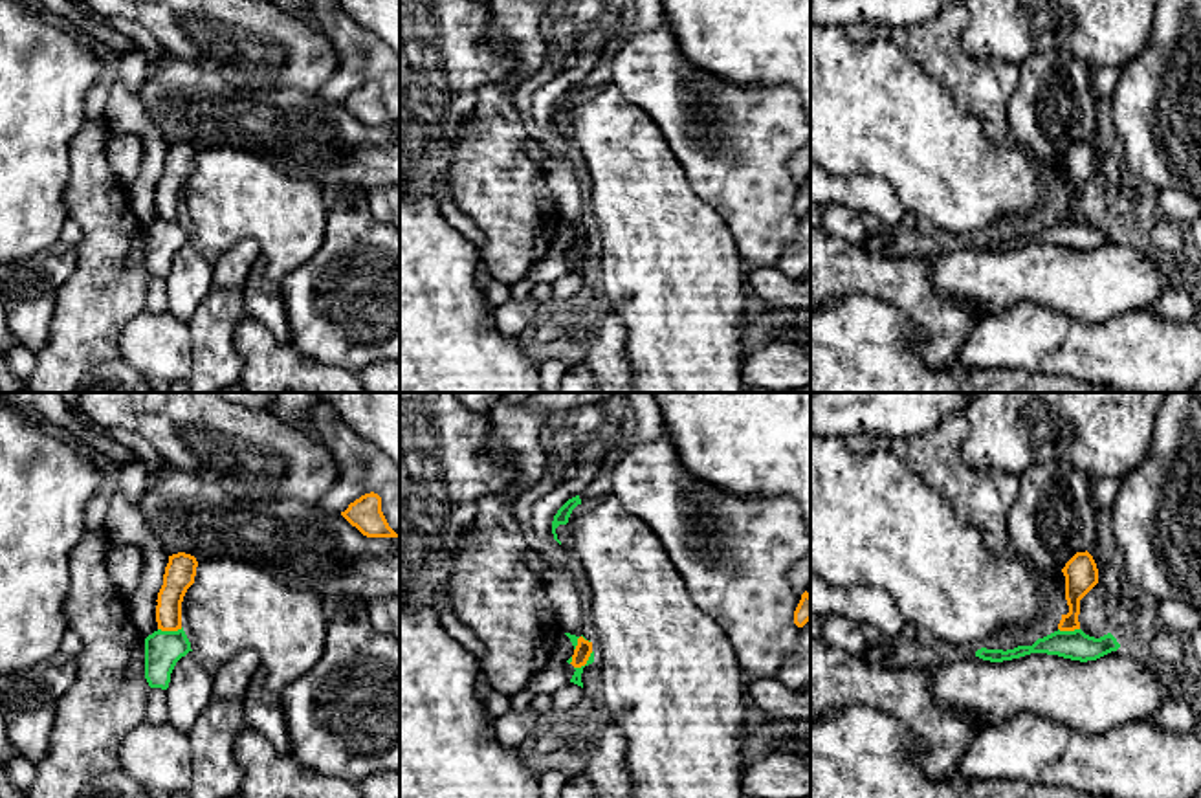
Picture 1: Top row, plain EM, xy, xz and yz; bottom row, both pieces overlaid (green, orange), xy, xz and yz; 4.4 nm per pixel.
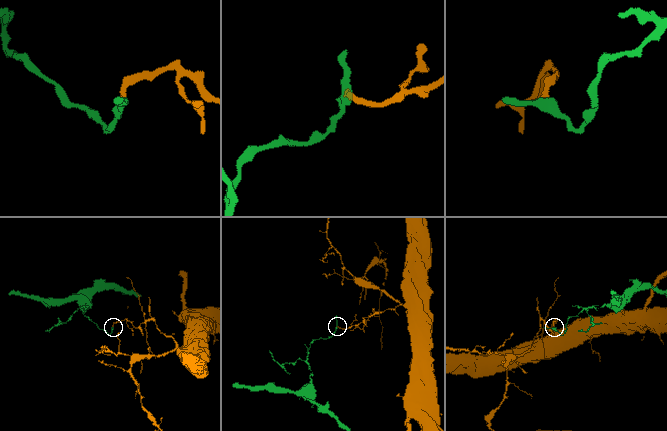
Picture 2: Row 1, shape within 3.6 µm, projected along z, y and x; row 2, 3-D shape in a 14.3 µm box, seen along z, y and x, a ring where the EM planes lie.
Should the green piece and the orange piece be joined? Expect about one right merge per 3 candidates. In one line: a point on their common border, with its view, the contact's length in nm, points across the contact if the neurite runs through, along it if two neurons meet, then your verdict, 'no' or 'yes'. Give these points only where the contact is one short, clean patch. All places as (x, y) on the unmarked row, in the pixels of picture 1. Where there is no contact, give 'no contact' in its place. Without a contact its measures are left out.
xy (169, 221) | 110 nm | no

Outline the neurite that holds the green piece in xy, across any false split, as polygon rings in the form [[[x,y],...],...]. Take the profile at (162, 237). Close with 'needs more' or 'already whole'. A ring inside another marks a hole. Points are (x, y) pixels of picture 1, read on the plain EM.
[[[182,218],[154,220],[145,227],[145,268],[150,277],[167,279],[176,251],[191,238],[191,231]]] | already whole

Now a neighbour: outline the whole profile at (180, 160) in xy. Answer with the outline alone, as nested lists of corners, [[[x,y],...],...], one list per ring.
[[[178,141],[169,145],[163,174],[158,182],[156,211],[161,220],[182,218],[182,191],[194,172],[198,150],[194,145]]]

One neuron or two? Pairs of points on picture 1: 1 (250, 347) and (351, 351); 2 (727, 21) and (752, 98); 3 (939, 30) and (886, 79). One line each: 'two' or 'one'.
1: two
2: two
3: two

